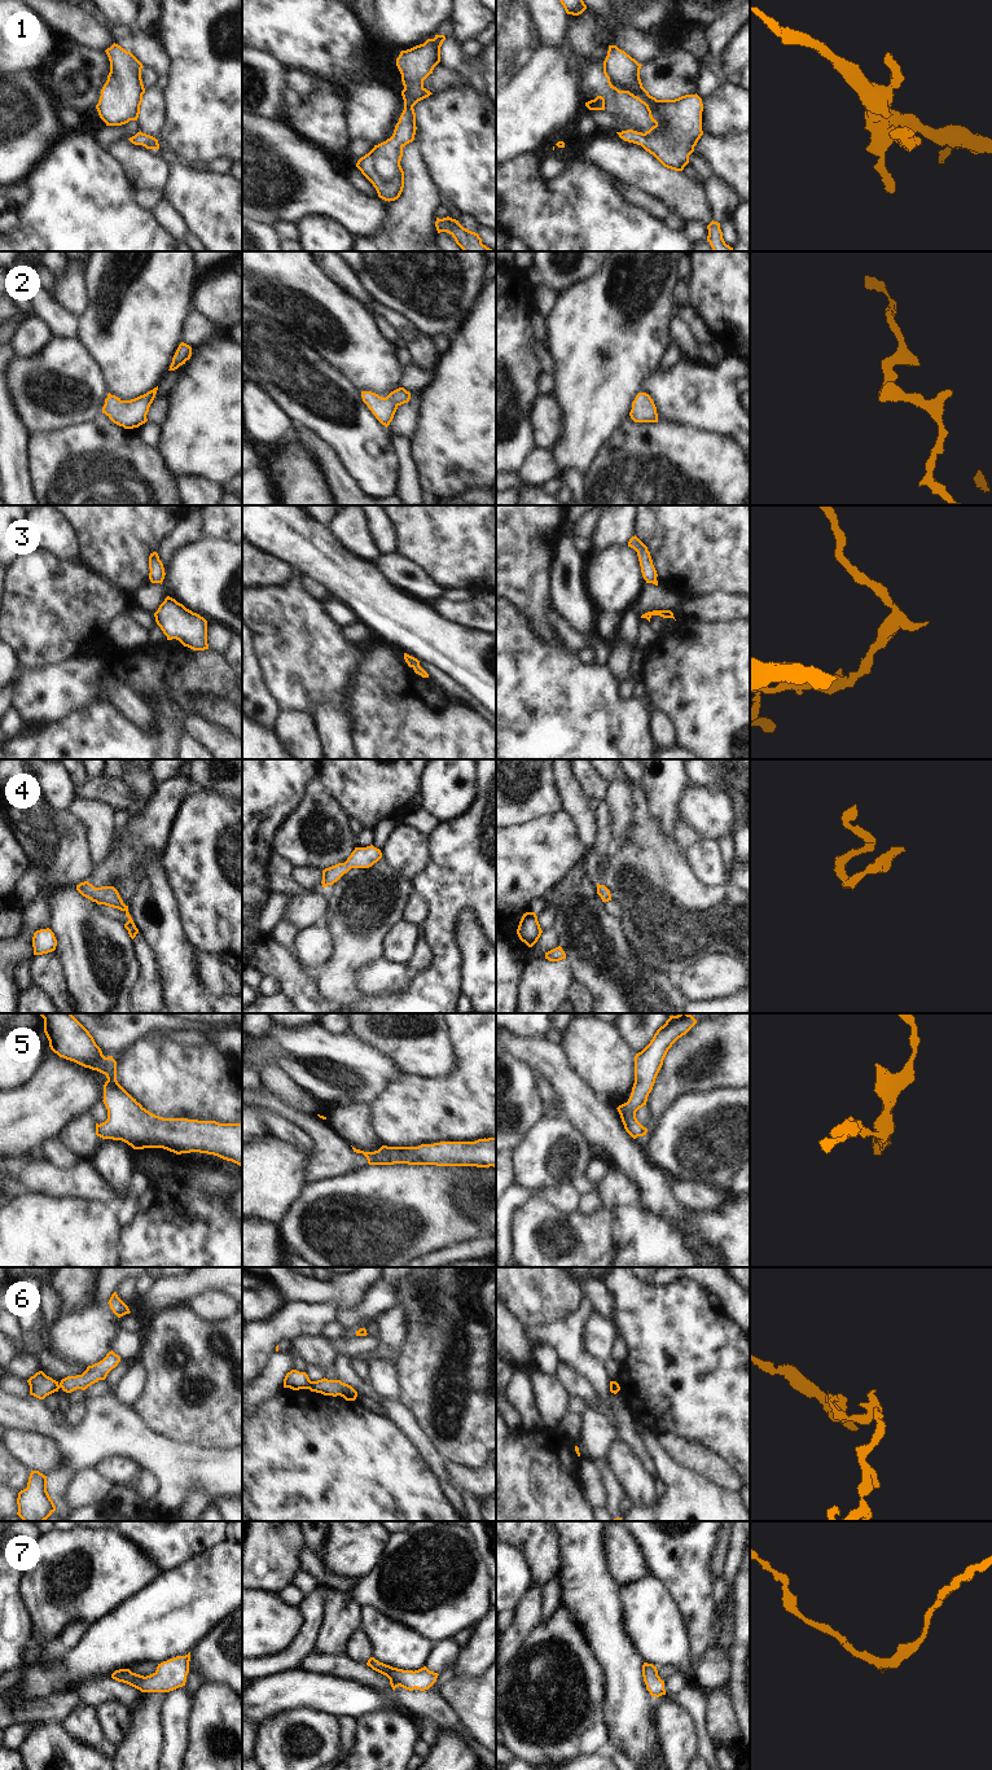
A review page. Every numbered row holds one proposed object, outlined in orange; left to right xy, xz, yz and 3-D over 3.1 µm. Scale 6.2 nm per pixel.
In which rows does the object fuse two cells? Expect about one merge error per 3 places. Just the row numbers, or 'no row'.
6

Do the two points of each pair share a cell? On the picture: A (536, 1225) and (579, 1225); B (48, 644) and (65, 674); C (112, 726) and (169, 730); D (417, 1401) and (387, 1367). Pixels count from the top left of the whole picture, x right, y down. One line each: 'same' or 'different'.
A: same
B: different
C: same
D: different

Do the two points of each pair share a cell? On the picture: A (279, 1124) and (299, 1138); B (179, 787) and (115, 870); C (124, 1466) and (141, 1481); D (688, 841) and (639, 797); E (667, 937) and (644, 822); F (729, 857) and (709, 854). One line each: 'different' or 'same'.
A: same
B: same
C: different
D: different
E: same
F: different

